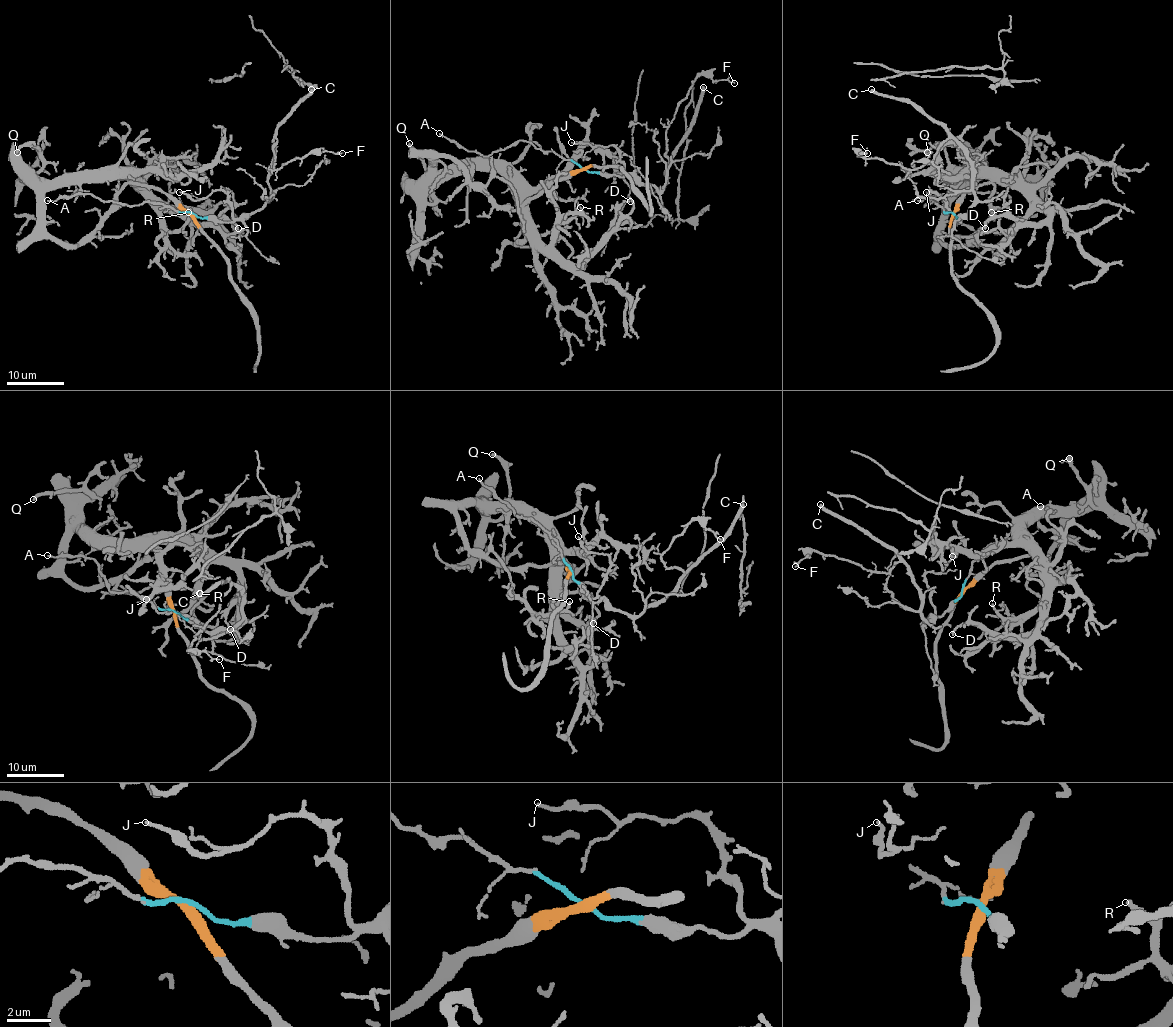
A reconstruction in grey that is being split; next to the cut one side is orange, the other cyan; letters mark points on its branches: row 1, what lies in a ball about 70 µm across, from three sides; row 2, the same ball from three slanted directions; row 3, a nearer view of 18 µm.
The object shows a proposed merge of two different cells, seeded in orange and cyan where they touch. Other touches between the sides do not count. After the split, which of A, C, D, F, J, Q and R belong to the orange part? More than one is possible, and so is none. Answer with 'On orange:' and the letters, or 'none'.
On orange: D, Q, R

